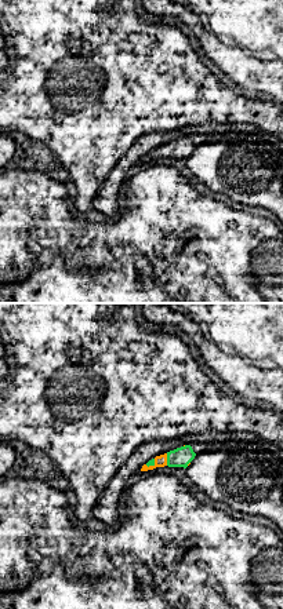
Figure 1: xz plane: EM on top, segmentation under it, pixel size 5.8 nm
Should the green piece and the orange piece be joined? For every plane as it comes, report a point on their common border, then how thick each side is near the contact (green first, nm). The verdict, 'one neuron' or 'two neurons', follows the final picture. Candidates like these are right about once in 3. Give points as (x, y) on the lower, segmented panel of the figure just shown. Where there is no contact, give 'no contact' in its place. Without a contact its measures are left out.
contact (167, 459); calibres 110 and 70 nm

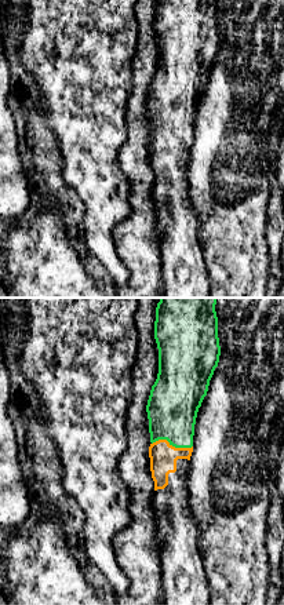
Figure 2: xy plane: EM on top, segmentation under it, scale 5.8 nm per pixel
contact (173, 445); calibres 300 and 160 nm

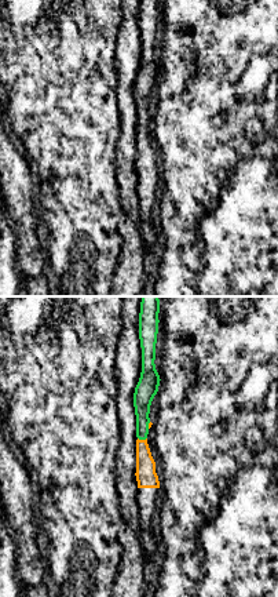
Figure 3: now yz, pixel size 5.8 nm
contact (142, 439); calibres 120 and 120 nm

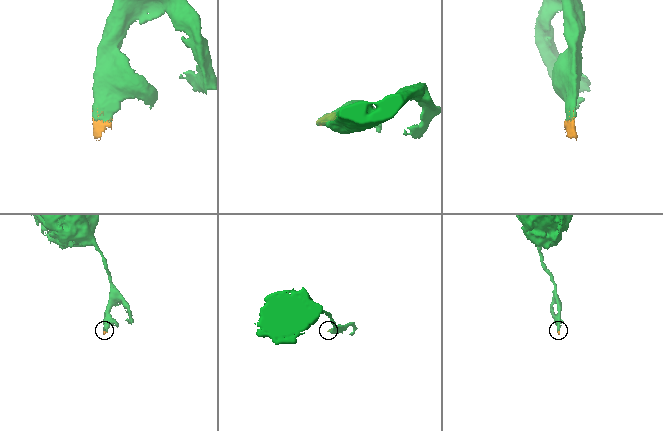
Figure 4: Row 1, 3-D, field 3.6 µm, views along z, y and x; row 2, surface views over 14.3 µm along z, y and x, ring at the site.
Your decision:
one neuron

